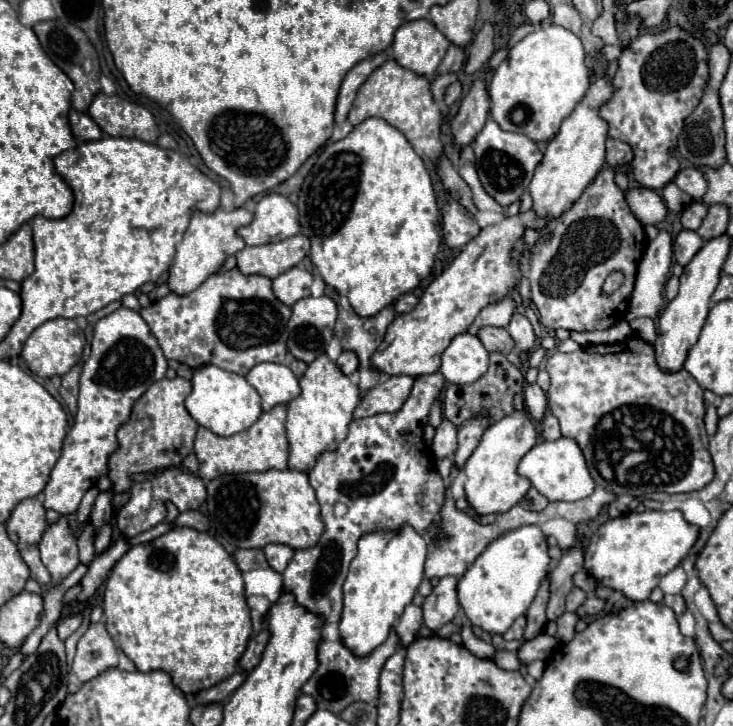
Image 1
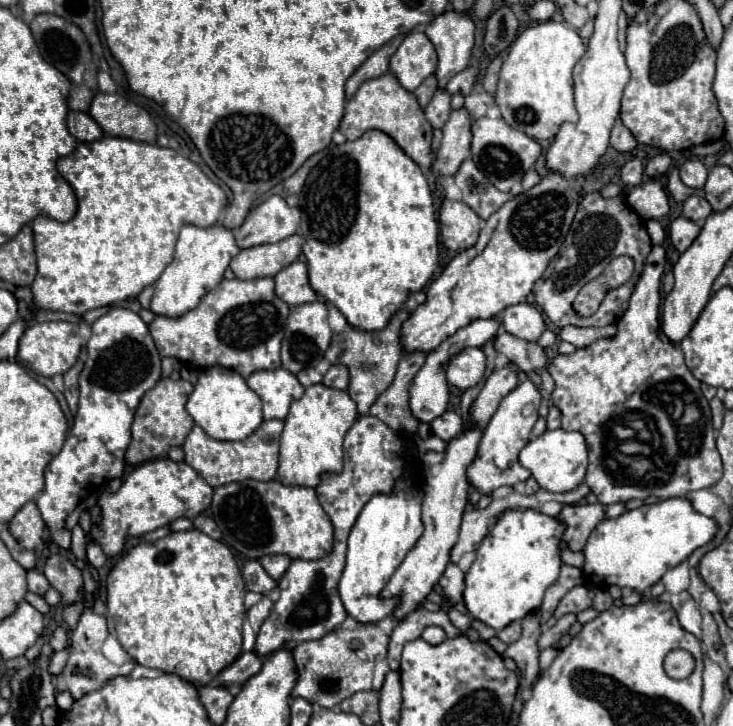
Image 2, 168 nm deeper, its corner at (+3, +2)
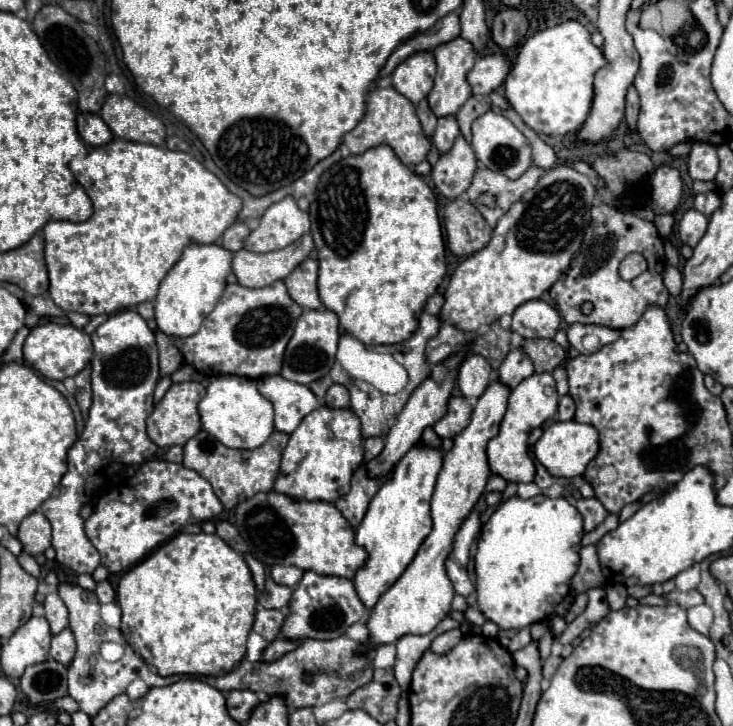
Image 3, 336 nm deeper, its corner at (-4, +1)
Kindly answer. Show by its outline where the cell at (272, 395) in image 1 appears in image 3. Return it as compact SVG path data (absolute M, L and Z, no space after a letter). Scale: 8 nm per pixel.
M278 374L260 378L258 390L274 406L274 426L278 432L292 434L306 414L320 408L320 400L308 386L288 382Z

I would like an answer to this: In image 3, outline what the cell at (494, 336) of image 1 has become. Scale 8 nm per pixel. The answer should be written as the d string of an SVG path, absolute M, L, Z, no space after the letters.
M532 338L522 344L522 350L532 358L536 372L552 372L566 360L566 350L554 340Z

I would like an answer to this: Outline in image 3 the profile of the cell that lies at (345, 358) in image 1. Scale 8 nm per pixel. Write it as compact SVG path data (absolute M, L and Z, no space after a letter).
M332 384L324 400L326 400L326 406L330 408L348 408L348 390L344 390L344 386L340 384Z

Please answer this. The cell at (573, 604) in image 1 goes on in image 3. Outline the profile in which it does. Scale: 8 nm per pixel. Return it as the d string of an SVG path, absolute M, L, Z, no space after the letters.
M578 594L578 596L574 598L574 602L572 602L572 606L570 606L568 614L564 616L564 618L566 618L566 622L572 622L576 616L580 616L580 614L584 612L586 604L588 604L588 596L586 596L586 594Z

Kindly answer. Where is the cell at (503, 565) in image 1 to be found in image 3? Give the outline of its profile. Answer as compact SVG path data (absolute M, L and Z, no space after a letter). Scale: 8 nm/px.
M538 494L528 500L522 500L518 496L504 500L482 526L476 540L476 592L478 608L484 612L484 616L496 622L502 630L520 630L534 622L548 620L554 608L570 592L570 580L576 574L580 562L578 552L582 548L582 536L582 516L566 498L550 498L546 494Z

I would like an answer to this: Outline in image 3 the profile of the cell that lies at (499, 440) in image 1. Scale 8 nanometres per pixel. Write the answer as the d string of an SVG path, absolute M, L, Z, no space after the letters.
M542 372L522 380L508 398L508 410L500 424L498 436L488 442L490 470L494 474L500 474L508 482L532 482L536 474L536 466L528 452L528 436L534 428L550 420L556 414L556 410L558 410L558 394L556 394L556 382L552 374Z

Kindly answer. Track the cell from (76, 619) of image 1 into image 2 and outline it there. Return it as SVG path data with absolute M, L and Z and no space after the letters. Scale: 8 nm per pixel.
M57 627L53 631L53 635L49 637L49 645L53 645L55 651L63 651L67 647L67 639L69 639L69 633L65 627Z

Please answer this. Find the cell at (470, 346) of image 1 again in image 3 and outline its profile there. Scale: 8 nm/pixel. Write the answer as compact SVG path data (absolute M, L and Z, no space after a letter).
M470 356L458 370L458 386L466 398L478 398L488 388L492 368L484 356Z

